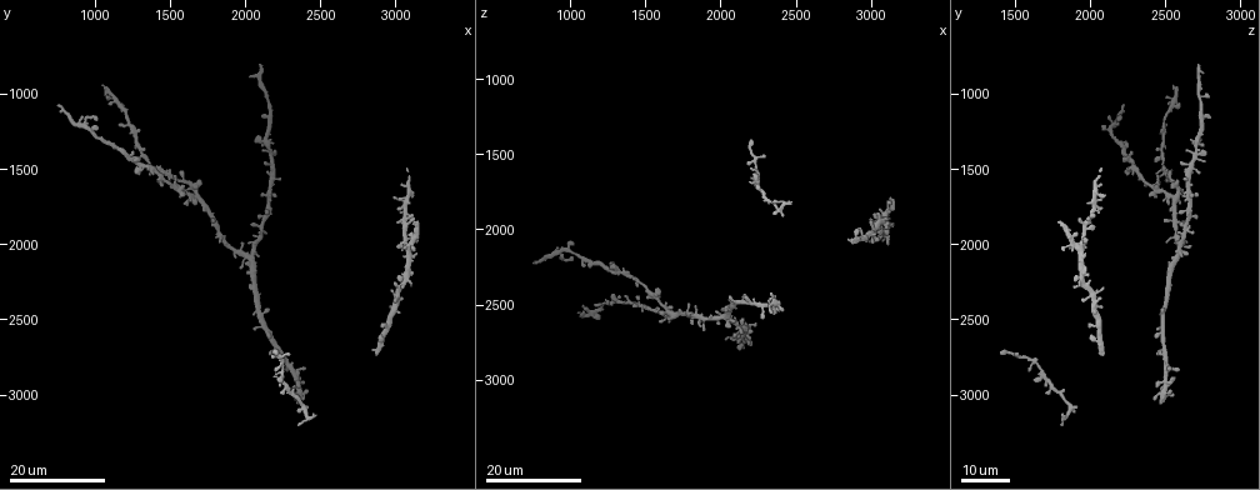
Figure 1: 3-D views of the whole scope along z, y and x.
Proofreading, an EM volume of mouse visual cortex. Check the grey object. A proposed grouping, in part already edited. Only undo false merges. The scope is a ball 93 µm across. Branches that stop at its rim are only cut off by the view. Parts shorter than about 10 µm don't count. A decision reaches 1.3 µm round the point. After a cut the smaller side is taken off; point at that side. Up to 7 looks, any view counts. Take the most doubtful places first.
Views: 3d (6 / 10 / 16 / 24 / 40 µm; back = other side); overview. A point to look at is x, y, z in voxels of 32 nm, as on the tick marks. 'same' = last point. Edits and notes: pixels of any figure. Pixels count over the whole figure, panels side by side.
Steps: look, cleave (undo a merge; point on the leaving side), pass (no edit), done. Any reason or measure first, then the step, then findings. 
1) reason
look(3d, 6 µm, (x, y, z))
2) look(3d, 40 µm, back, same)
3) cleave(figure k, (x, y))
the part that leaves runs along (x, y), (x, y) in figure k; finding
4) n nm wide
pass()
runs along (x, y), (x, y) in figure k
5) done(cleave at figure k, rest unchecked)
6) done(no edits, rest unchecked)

thick turns thin
look(3d, 16 µm, (2260, 2780, 1660))

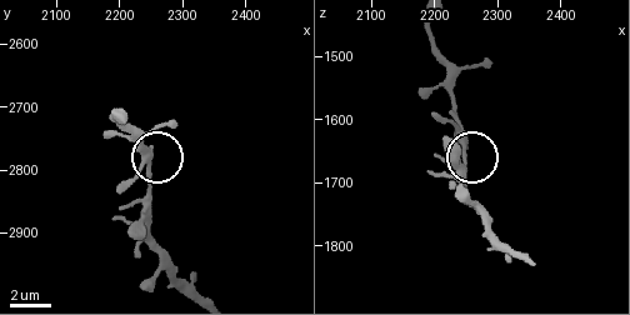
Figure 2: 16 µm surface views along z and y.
look(3d, 6 µm, (2250, 2795, 1650))

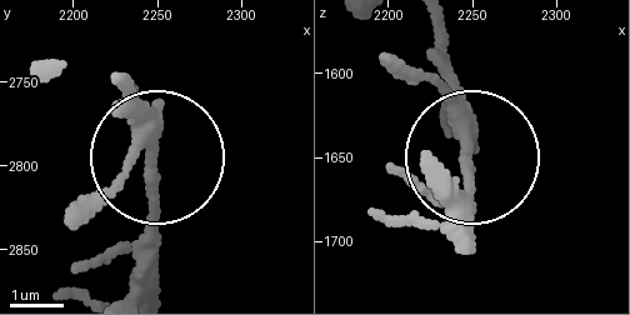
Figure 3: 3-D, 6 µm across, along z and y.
pass()
all the same cell

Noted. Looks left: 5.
look(3d, 16 µm, (2020, 2080, 2580))

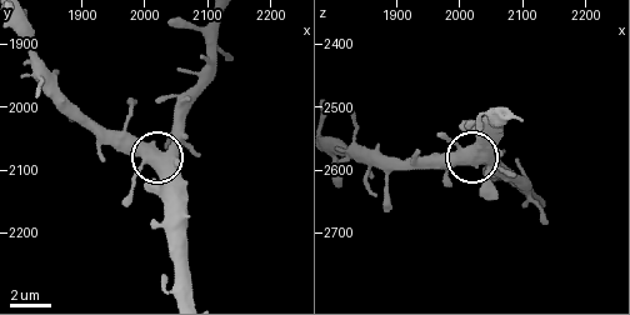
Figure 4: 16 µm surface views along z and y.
look(3d, 10 µm, same)

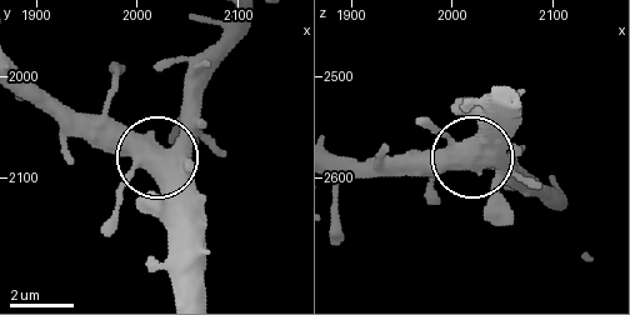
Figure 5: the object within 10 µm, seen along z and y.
530 nm wide
pass()
one cell here

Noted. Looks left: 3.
look(3d, 24 µm, (2360, 3020, 1820))

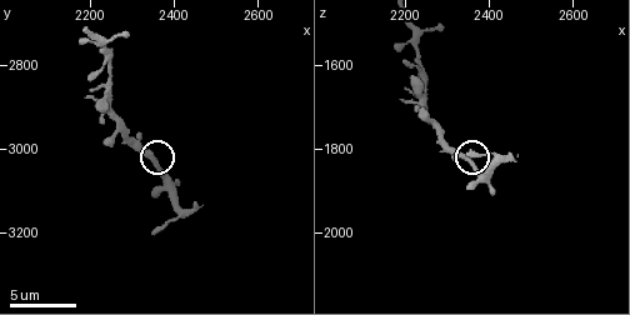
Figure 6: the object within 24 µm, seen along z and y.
look(3d, 6 µm, (2350, 3020, 1820))

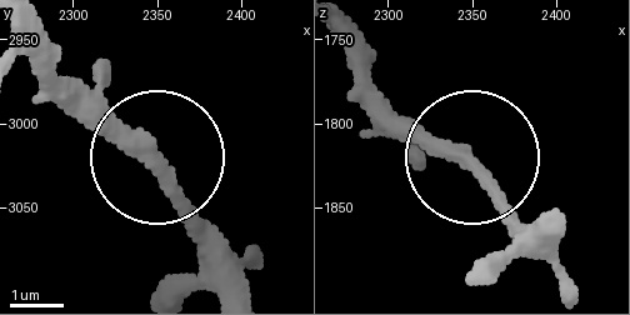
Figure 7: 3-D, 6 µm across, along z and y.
from behind
look(3d, 6 µm, back, (2346, 3020, 1822))

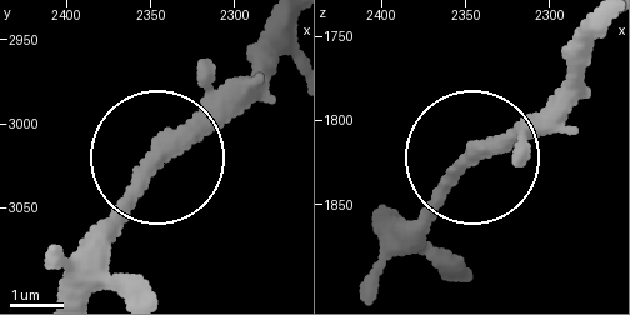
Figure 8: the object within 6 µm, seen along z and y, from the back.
pass()
continuous, no second cell

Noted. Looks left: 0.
done(no edits, rest unchecked)

